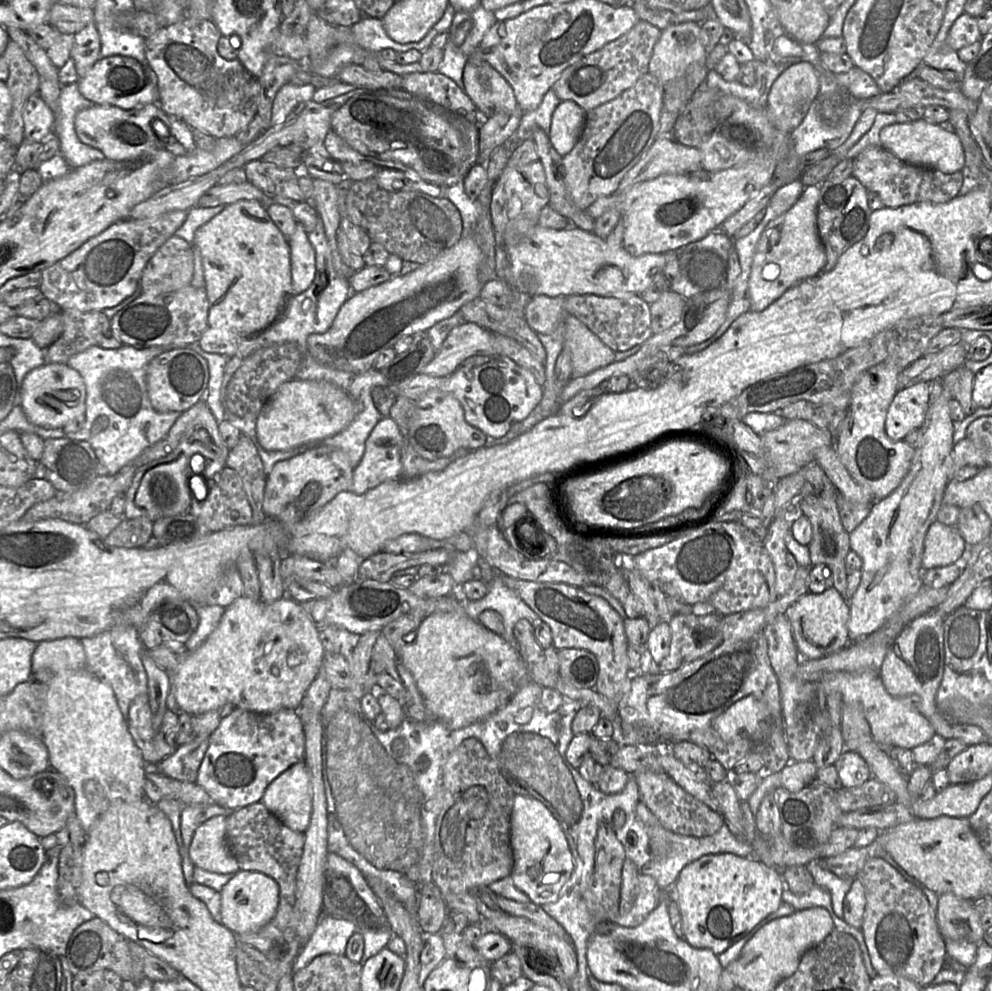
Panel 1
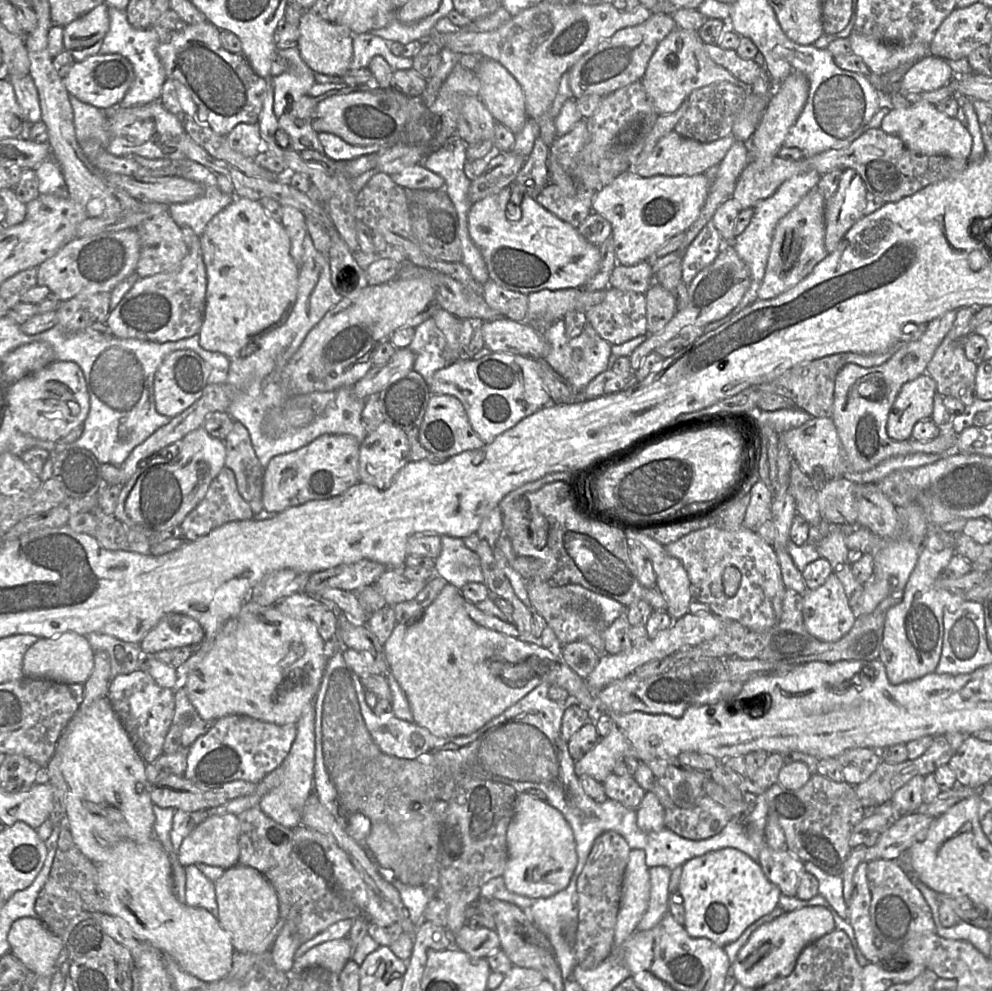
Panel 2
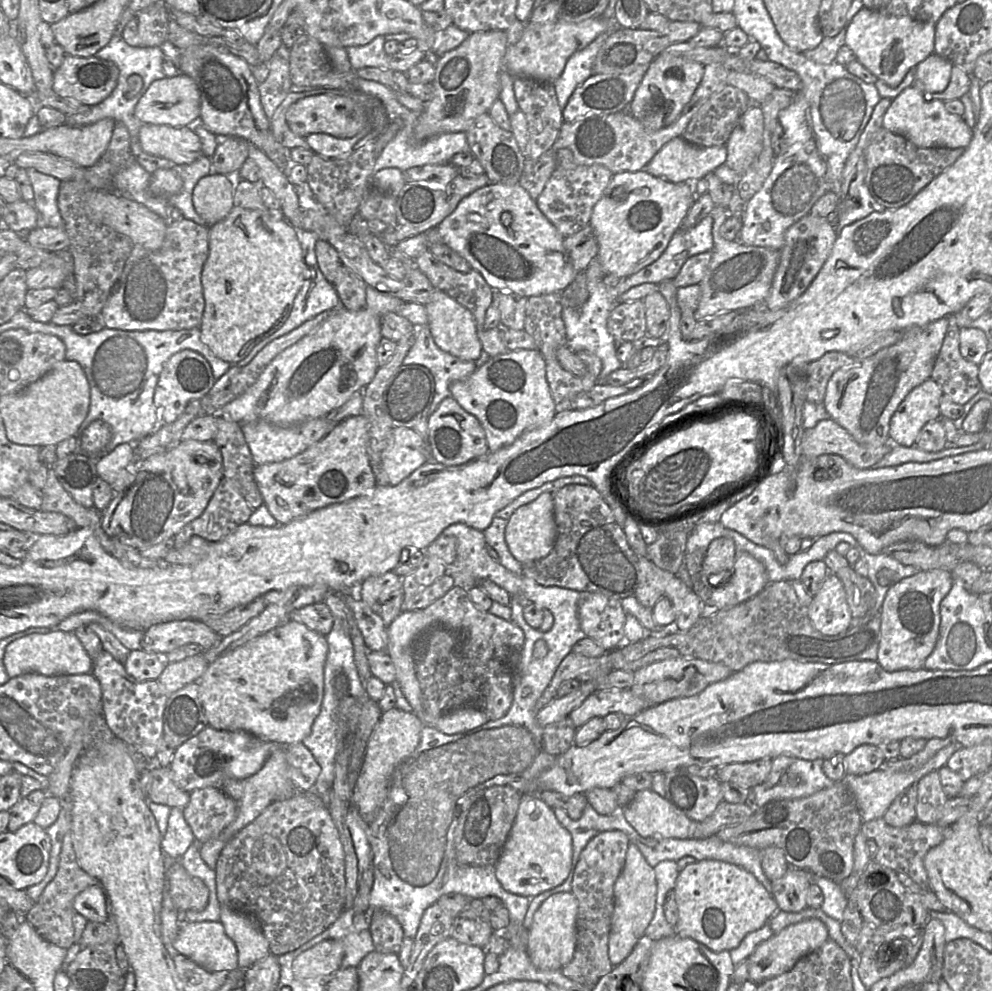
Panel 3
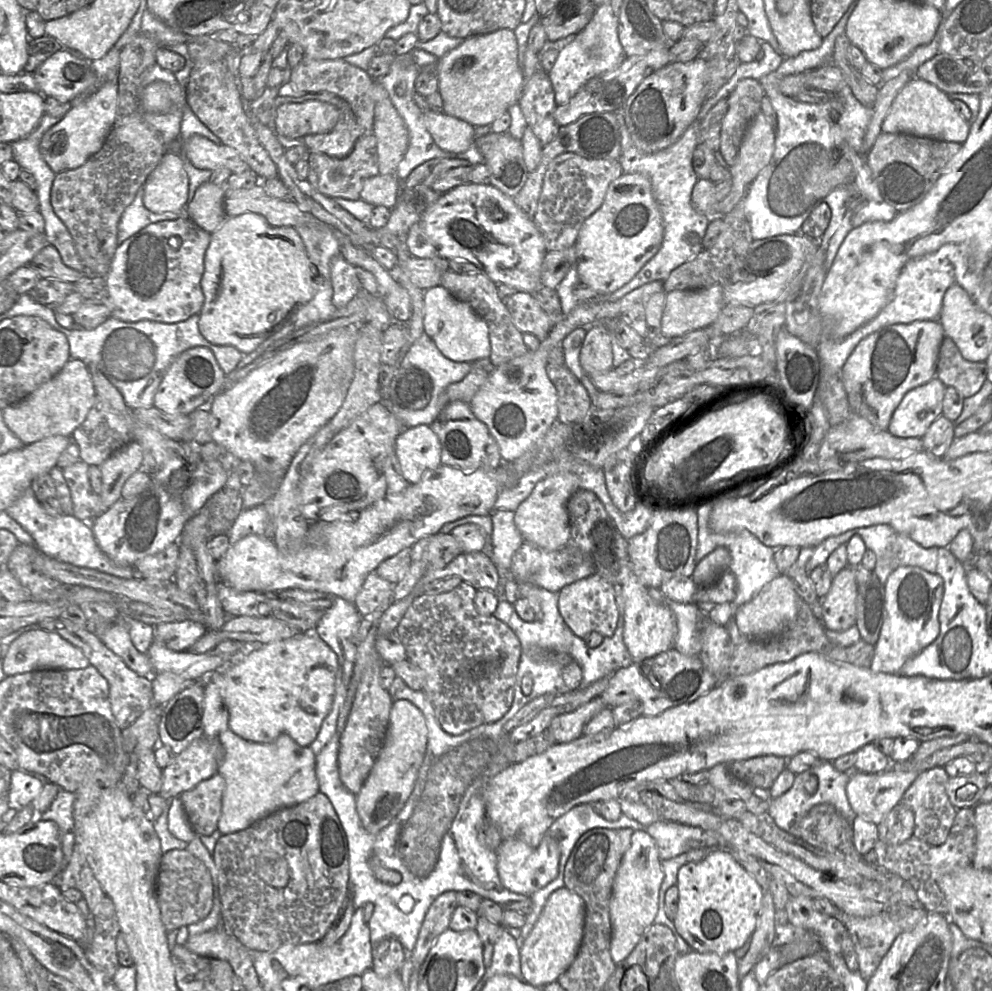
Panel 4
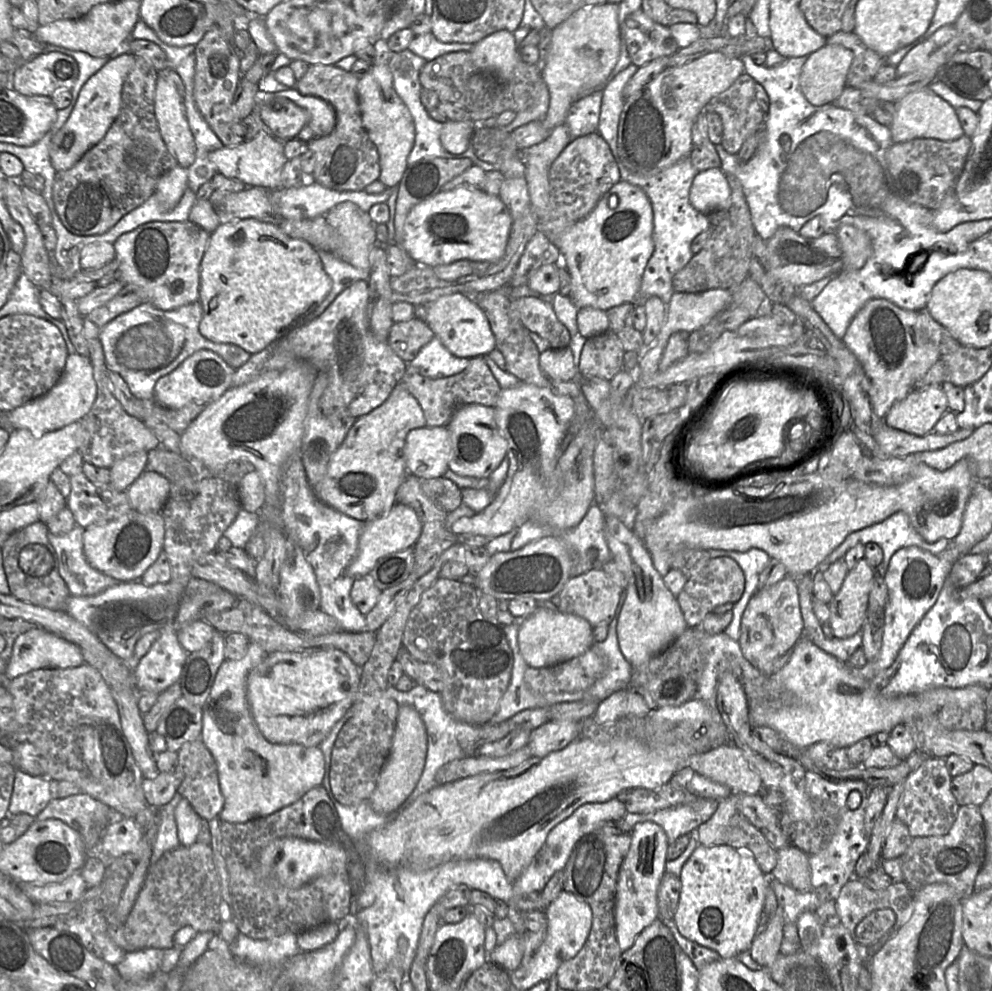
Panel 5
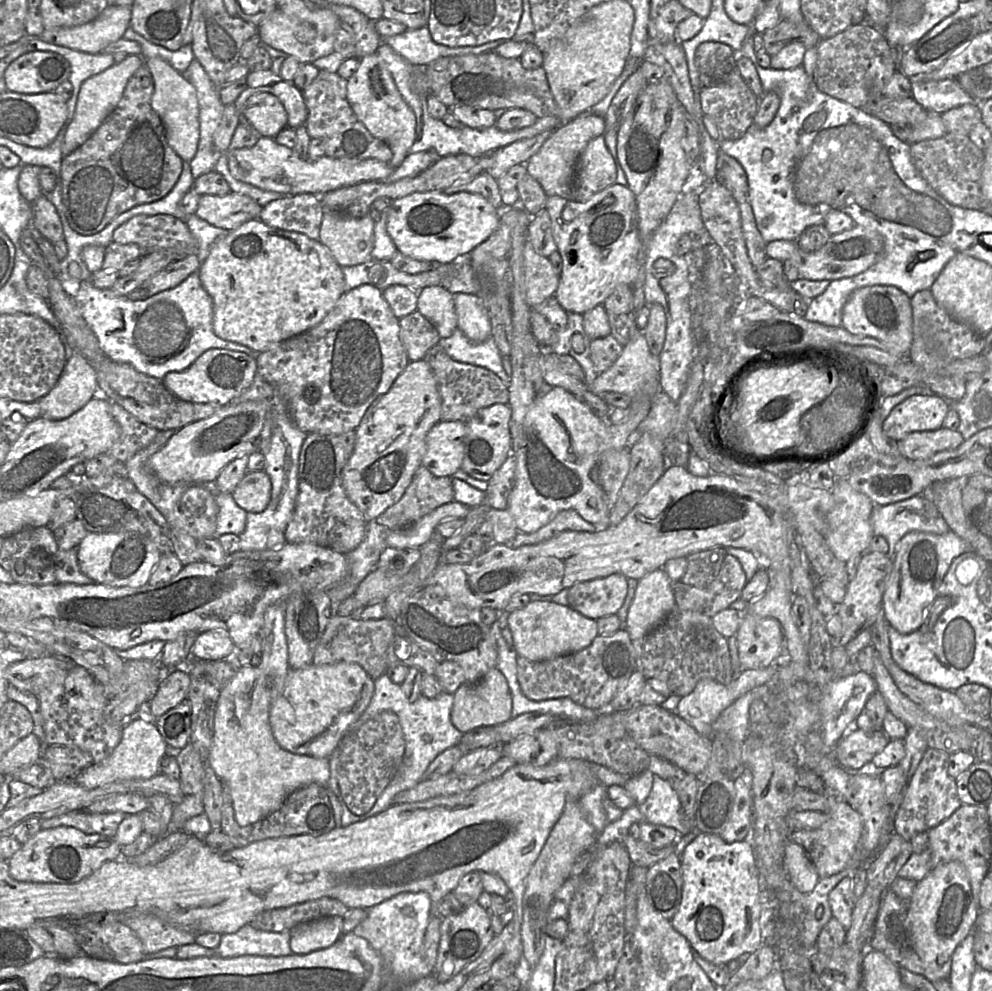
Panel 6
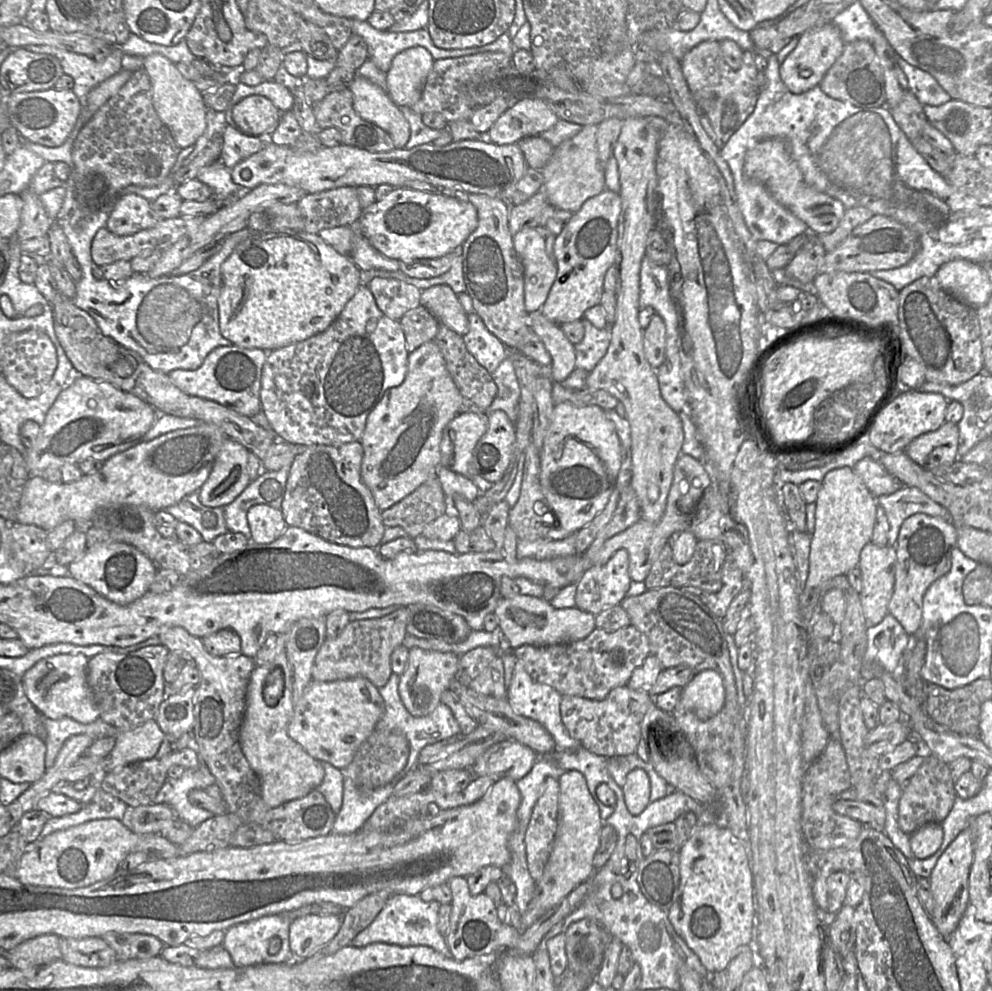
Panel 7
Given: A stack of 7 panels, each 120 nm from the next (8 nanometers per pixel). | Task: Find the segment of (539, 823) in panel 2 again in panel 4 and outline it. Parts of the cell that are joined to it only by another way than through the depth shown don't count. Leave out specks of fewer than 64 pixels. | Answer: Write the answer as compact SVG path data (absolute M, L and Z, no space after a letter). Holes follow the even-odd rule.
M548 833L537 847L509 838L503 840L497 850L497 870L501 883L512 892L531 897L536 891L554 880L559 871L560 849L556 838Z

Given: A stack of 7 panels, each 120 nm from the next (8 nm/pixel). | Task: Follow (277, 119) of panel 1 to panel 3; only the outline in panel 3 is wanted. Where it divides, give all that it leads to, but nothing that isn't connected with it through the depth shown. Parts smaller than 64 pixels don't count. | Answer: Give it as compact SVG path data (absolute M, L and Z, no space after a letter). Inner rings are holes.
M273 56L267 63L268 78L258 85L260 101L267 118L271 119L277 107L291 92L293 85L290 78L289 60Z

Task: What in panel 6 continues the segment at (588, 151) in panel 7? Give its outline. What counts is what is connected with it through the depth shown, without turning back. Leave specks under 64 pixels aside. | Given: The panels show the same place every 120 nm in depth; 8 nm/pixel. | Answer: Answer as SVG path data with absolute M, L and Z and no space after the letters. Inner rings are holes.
M584 112L570 122L559 125L540 149L526 162L528 173L535 178L546 196L575 199L575 165L587 144L593 138L604 135L605 121L591 112Z

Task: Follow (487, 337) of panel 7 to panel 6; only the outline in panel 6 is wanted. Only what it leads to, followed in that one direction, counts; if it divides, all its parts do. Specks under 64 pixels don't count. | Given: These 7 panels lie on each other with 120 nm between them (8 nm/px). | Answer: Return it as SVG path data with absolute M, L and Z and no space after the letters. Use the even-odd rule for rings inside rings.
M456 329L451 336L440 338L438 344L452 359L487 368L509 387L511 376L503 368L503 355L500 353L492 336L483 342L476 343Z

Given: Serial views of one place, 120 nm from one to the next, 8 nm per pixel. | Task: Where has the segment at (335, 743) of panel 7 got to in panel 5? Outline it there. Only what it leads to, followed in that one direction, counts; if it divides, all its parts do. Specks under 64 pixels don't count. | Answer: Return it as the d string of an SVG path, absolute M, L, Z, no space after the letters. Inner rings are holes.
M336 648L313 653L275 651L250 672L246 690L253 719L266 740L311 747L319 746L351 708L360 680L361 668Z

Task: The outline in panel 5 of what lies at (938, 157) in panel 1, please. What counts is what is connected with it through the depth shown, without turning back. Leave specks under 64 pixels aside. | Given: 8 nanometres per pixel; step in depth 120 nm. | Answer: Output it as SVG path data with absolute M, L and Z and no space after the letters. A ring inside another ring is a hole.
M928 87L911 92L895 103L895 113L889 129L894 143L915 138L951 141L964 135L955 108Z

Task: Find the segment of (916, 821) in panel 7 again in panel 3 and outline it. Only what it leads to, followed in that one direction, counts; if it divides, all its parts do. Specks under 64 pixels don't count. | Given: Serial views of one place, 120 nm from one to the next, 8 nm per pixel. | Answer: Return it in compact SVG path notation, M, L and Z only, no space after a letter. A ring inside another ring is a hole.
M932 771L917 783L916 820L934 824L937 814L949 799L943 791L938 771Z

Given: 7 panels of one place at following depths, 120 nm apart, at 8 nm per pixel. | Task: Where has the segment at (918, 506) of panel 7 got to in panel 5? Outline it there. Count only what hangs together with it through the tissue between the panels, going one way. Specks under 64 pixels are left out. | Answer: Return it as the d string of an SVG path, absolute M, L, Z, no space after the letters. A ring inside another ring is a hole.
M898 511L882 522L873 524L849 534L845 540L818 565L817 569L823 572L825 568L827 568L831 563L838 559L842 559L849 549L853 548L857 544L866 545L868 543L876 543L882 549L883 560L881 564L875 569L876 572L884 578L892 556L899 549L909 546L917 546L930 552L933 555L939 555L948 547L950 541L945 538L941 538L933 543L926 542L911 526L907 514L902 511Z

